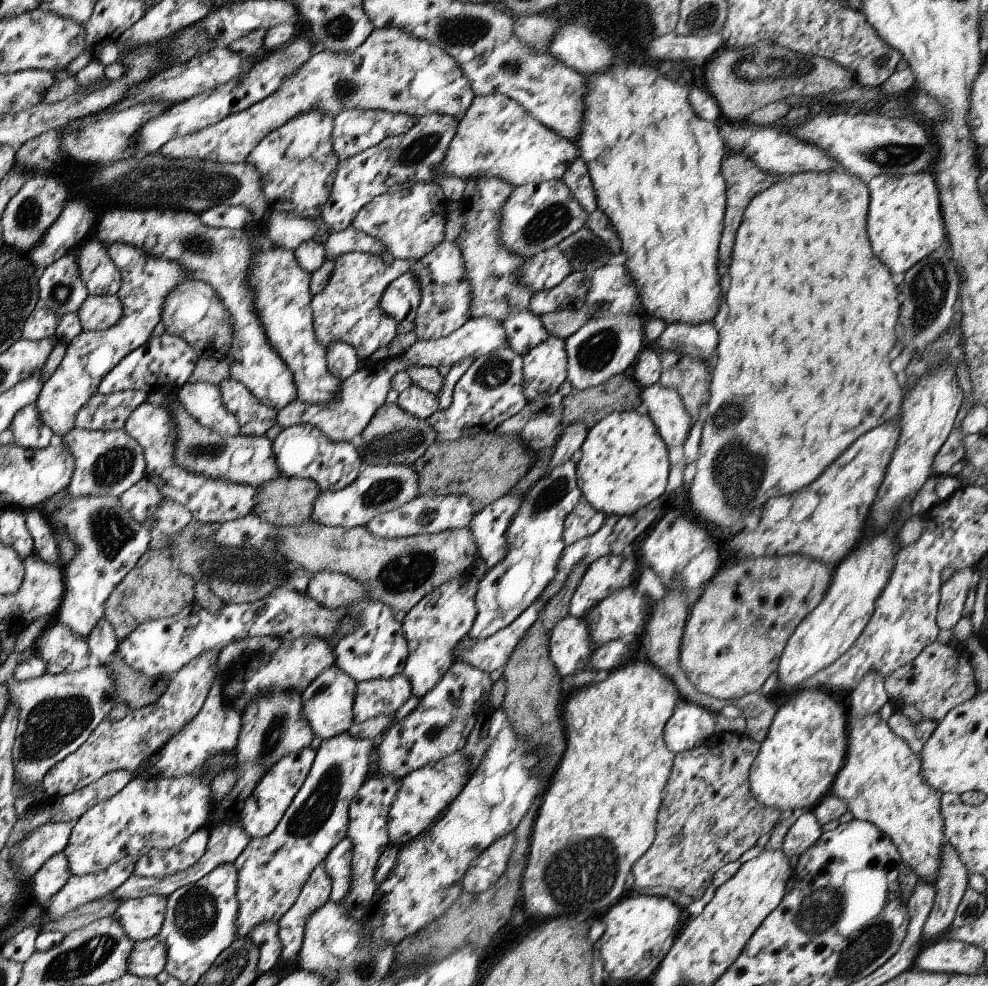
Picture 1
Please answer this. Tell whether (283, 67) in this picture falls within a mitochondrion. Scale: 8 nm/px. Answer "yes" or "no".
yes

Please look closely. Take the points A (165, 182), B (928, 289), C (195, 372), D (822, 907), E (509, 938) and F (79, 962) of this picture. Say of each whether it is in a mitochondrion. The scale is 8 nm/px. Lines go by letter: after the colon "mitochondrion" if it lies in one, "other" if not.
A: mitochondrion
B: mitochondrion
C: other
D: mitochondrion
E: other
F: mitochondrion

